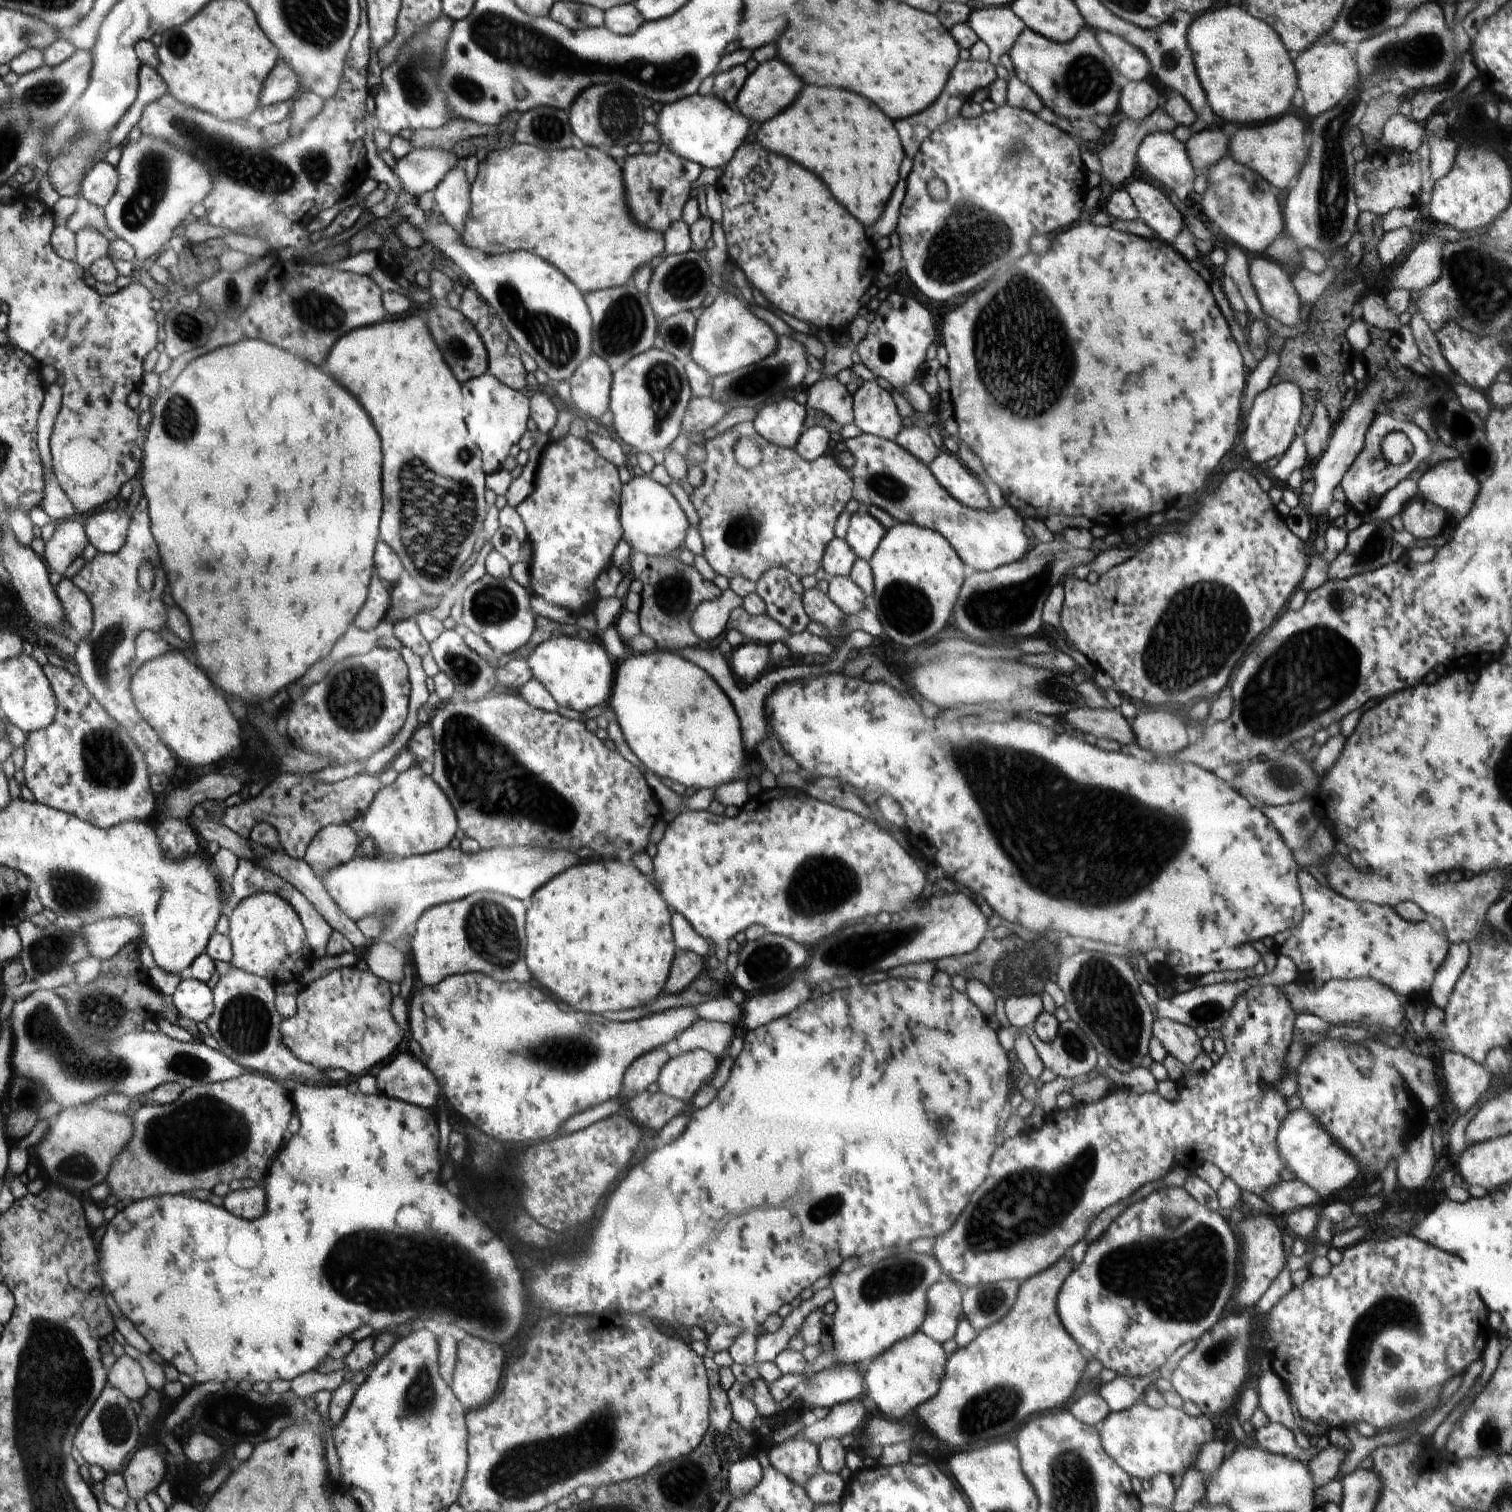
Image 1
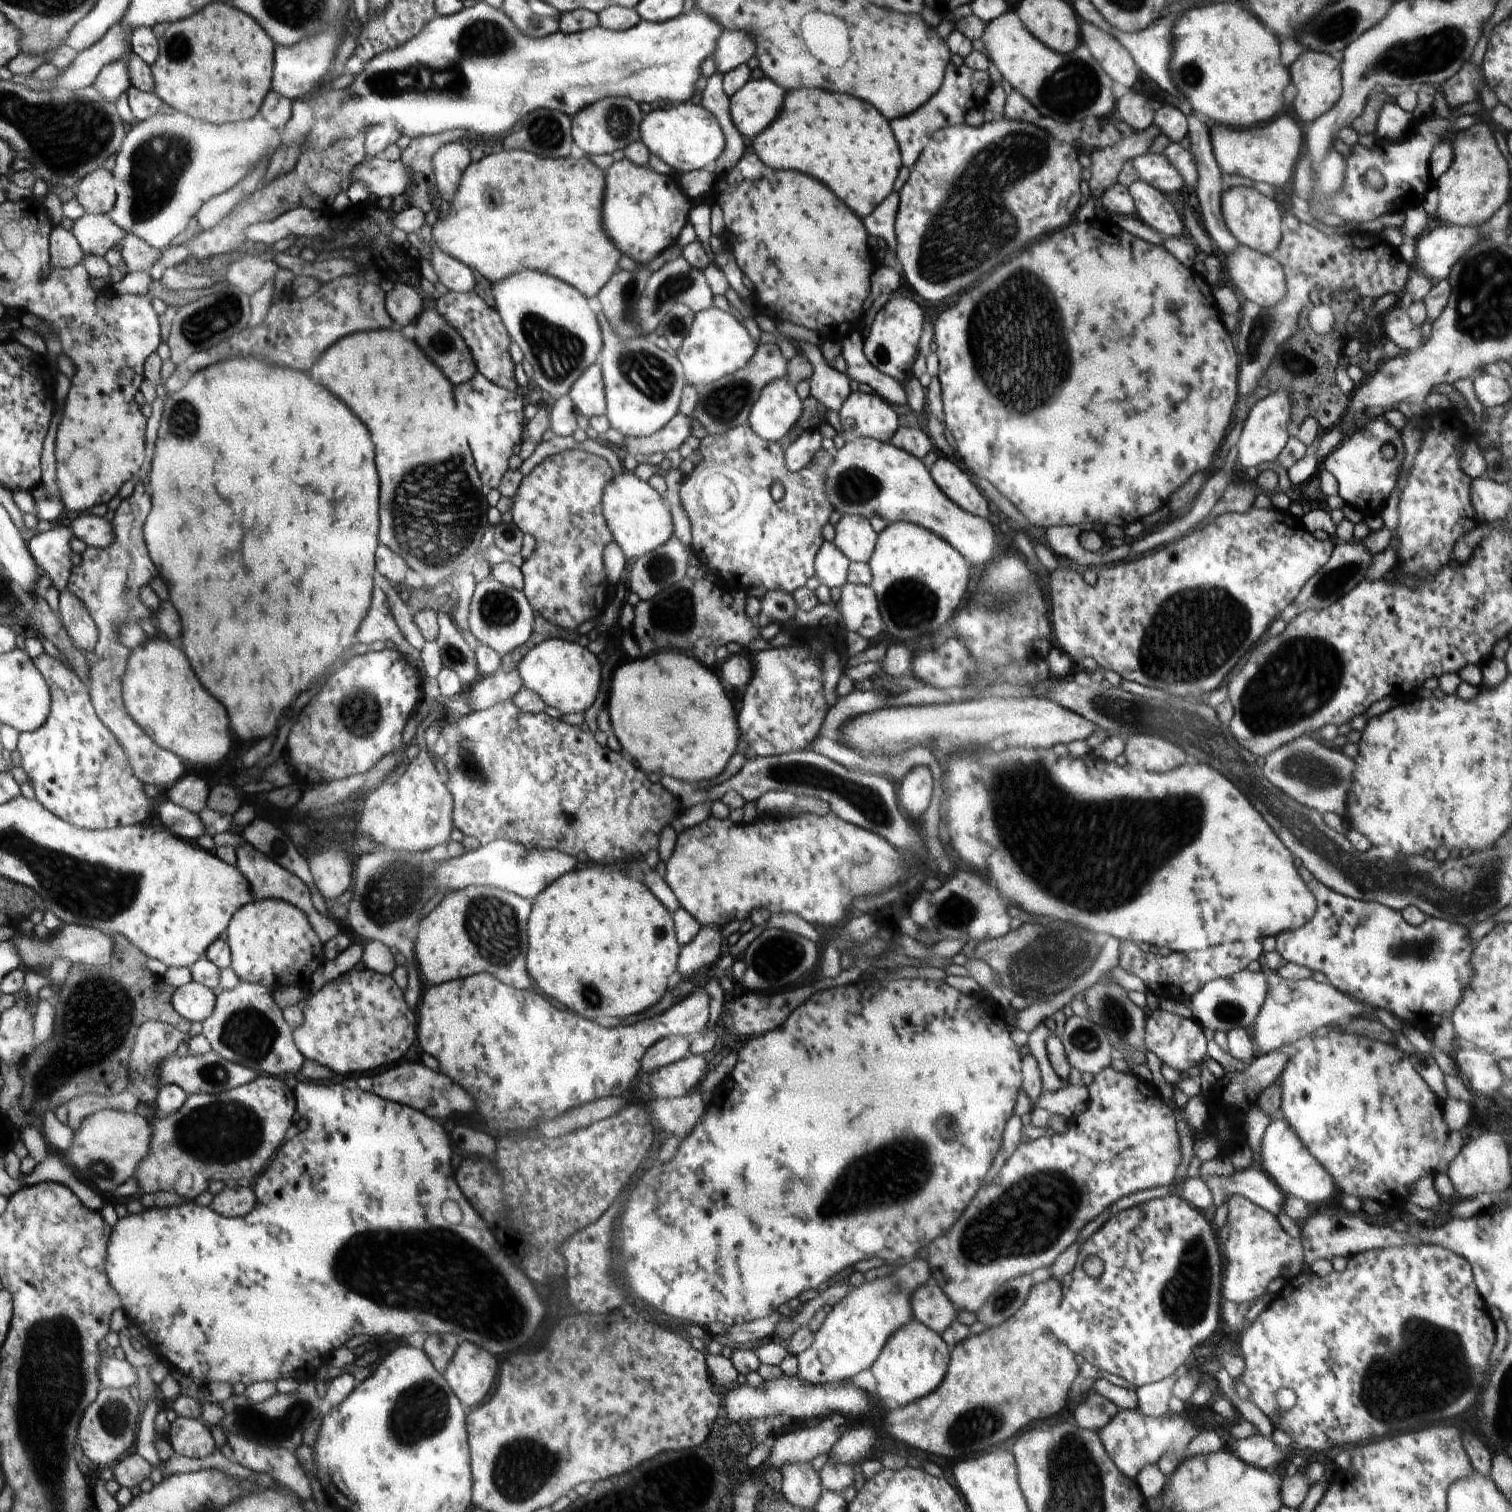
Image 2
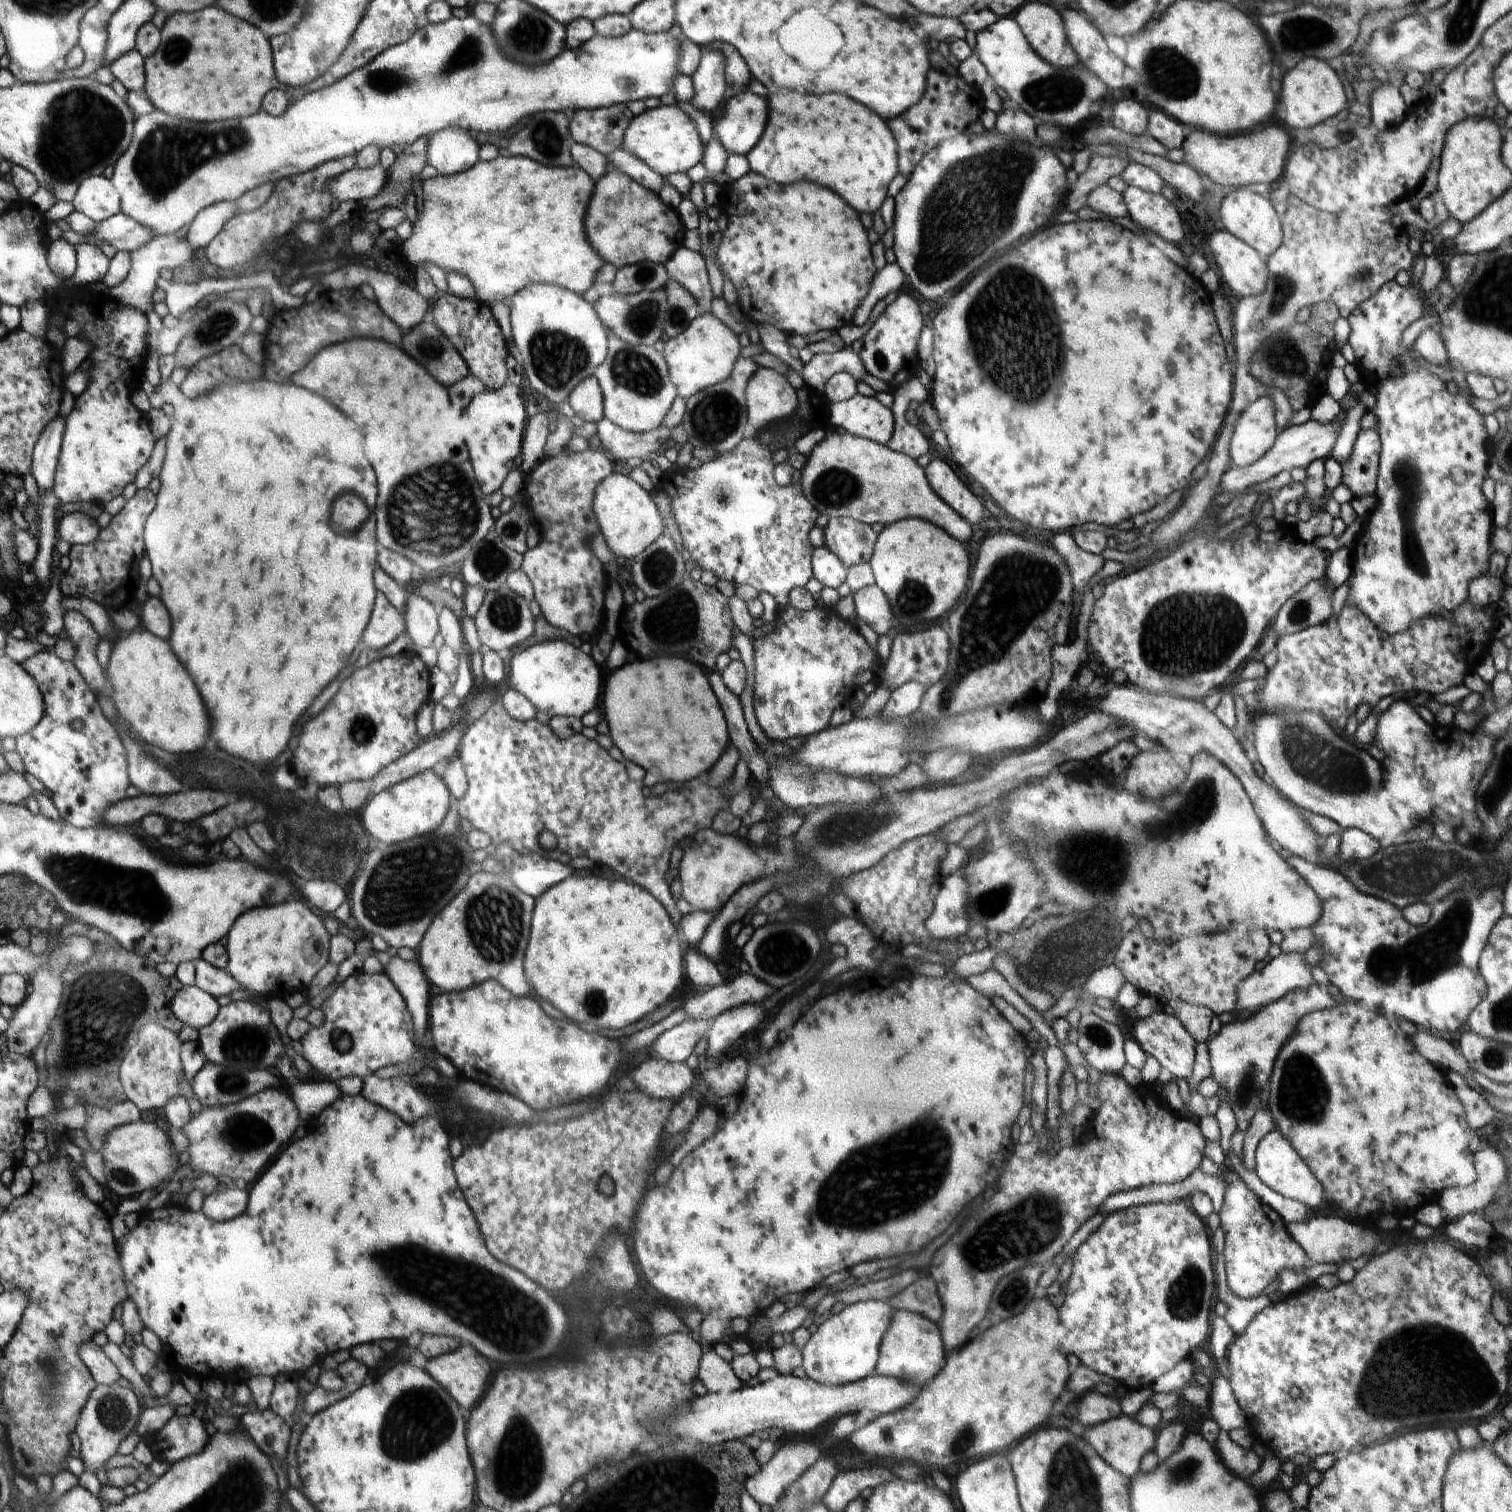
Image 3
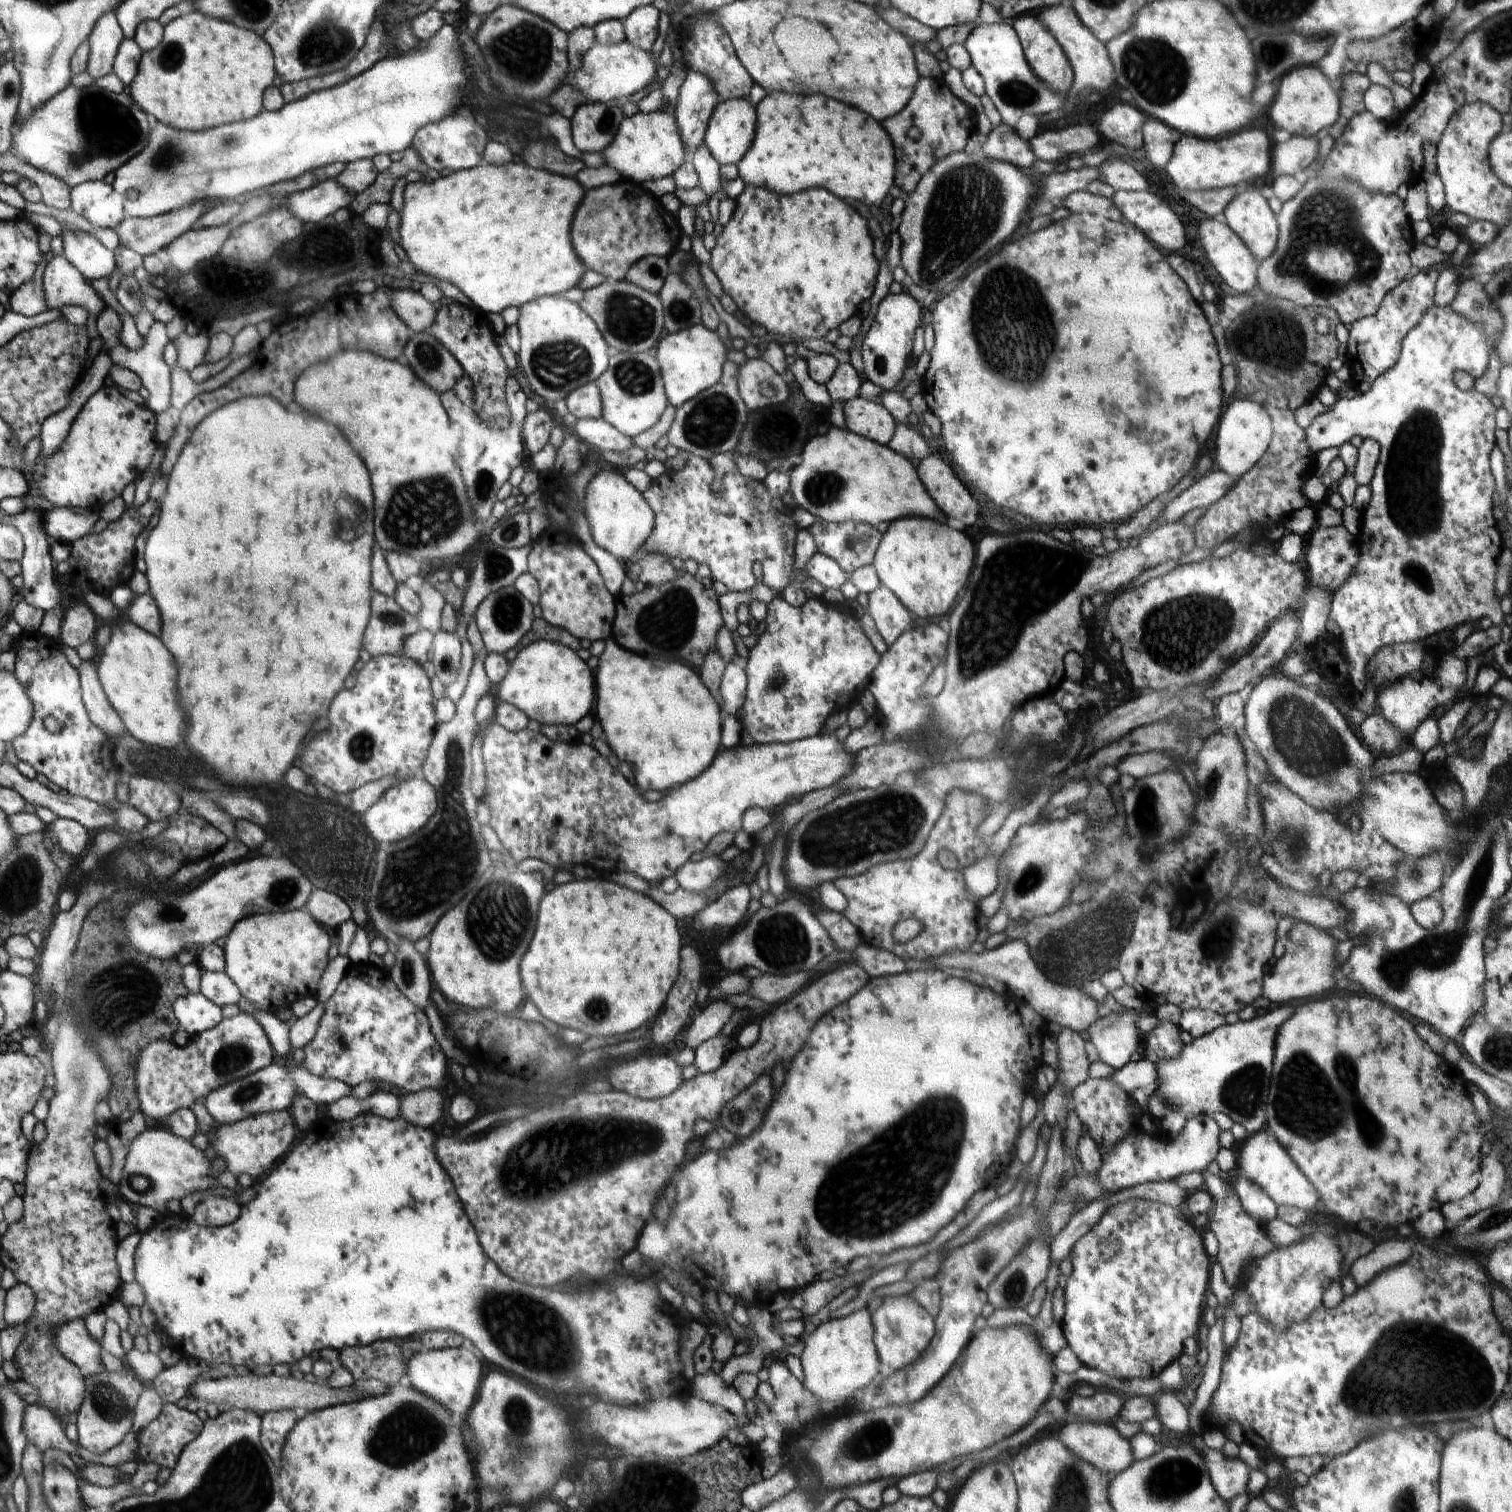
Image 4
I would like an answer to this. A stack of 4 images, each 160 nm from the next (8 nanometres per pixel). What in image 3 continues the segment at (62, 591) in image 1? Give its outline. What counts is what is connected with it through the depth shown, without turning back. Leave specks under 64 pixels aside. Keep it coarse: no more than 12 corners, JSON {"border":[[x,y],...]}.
{"border":[[67,611],[66,637],[76,647],[75,665],[100,697],[106,672],[98,662],[103,638],[80,611]]}

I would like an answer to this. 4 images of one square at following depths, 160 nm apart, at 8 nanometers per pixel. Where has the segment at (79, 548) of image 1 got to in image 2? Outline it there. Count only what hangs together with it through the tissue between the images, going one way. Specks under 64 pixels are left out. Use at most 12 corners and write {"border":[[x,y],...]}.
{"border":[[70,527],[38,533],[28,546],[60,594],[69,588]]}

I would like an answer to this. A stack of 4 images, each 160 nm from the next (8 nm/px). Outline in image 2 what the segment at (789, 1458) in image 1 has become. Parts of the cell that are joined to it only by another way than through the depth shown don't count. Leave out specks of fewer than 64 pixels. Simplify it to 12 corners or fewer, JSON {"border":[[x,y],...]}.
{"border":[[786,1462],[782,1496],[815,1510],[823,1482],[812,1462]]}

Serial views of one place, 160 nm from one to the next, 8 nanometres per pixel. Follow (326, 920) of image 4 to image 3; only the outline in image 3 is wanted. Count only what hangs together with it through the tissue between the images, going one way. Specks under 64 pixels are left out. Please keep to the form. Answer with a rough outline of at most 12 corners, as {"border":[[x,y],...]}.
{"border":[[310,880],[302,894],[327,918],[348,901],[348,892],[330,880]]}

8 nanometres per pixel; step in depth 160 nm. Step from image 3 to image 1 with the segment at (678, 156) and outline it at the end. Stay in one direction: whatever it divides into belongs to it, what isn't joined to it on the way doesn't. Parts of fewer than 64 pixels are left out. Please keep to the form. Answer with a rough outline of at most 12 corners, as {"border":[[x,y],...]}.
{"border":[[696,93],[664,105],[660,144],[704,168],[728,163],[750,124]]}

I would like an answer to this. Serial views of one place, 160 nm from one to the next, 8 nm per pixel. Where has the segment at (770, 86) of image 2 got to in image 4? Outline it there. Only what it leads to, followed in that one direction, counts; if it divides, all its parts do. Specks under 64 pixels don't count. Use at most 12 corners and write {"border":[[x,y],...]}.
{"border":[[748,99],[720,101],[706,132],[719,165],[737,165],[757,133]]}

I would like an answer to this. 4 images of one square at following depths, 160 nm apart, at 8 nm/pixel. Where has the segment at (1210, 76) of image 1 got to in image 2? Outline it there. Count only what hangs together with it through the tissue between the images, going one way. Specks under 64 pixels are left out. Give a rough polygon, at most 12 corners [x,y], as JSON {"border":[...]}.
{"border":[[1236,4],[1173,24],[1191,109],[1256,126],[1282,112],[1280,46]]}

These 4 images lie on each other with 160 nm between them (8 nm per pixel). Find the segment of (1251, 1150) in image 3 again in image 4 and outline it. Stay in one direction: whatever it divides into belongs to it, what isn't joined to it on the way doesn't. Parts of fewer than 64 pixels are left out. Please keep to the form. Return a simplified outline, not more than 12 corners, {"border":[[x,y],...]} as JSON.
{"border":[[1244,1175],[1235,1186],[1242,1208],[1259,1223],[1277,1218],[1277,1206]]}

